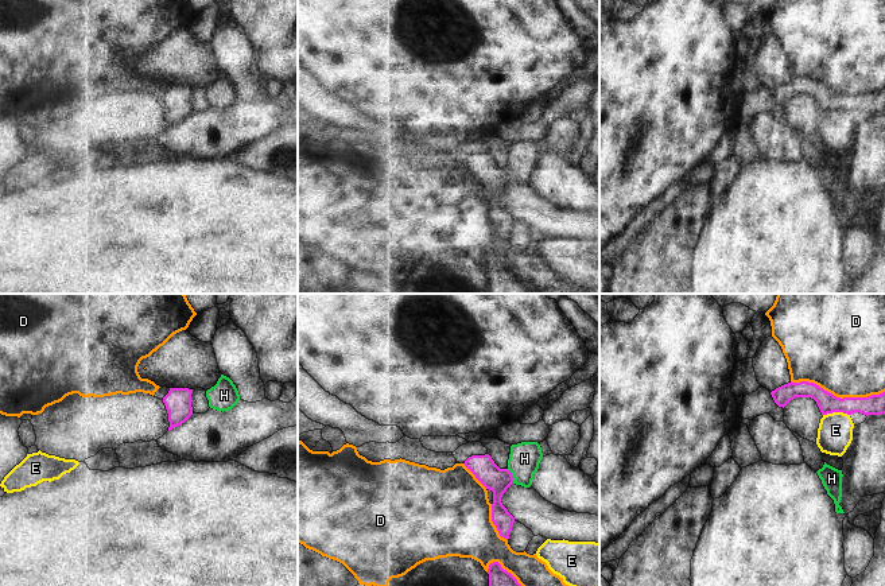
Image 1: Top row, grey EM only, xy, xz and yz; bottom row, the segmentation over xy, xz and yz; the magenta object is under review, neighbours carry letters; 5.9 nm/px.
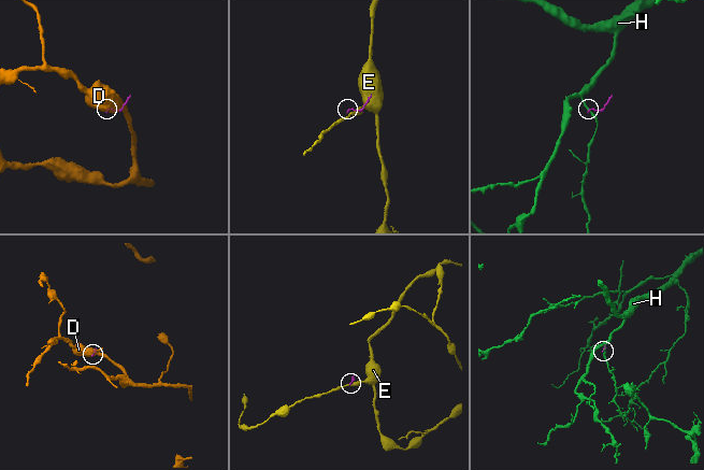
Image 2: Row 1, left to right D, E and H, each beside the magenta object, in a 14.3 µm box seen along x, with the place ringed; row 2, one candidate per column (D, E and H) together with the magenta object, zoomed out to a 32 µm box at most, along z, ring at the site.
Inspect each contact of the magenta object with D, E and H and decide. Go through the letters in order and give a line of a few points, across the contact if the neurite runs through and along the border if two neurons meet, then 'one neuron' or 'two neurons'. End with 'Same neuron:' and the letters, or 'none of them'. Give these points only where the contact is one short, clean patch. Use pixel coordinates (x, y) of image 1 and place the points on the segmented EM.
D: two neurons
E: line yz (849, 414), (827, 412), (823, 415); two neurons
H: line xz (507, 469), (513, 482); two neurons
Same neuron: none of them

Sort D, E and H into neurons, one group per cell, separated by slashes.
D / E / H

